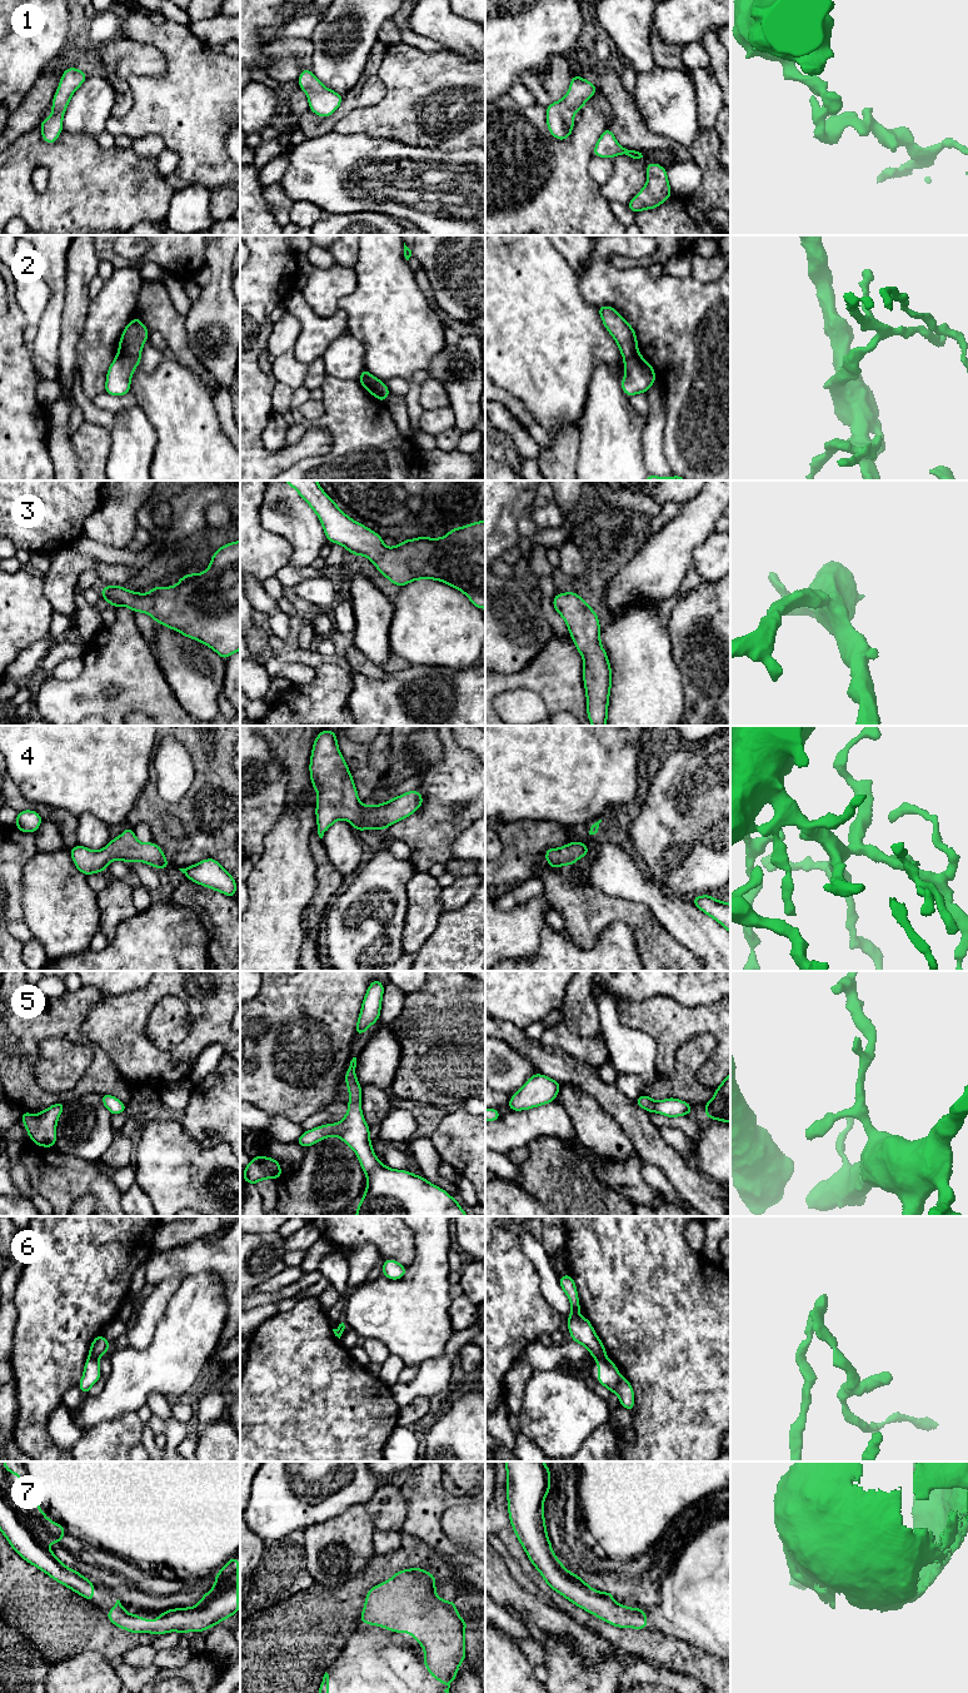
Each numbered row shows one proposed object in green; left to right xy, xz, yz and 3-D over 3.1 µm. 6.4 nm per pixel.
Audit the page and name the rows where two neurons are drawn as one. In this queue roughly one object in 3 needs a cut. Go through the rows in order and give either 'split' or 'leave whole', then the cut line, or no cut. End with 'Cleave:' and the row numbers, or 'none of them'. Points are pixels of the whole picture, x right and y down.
1: leave whole | no cut
2: split | xy (119, 353), (139, 357)
3: leave whole | no cut
4: leave whole | no cut
5: leave whole | no cut
6: split | yz (605, 1357), (597, 1359)
7: leave whole | no cut
Cleave: 2, 6

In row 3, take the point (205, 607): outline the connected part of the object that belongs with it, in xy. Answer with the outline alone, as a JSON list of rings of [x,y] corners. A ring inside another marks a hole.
[[[240,541],[220,547],[211,557],[210,566],[200,574],[190,573],[180,577],[175,587],[155,586],[149,593],[140,594],[123,588],[108,586],[100,588],[101,597],[113,607],[125,606],[133,612],[150,614],[156,623],[166,626],[179,633],[196,639],[213,648],[224,661],[240,649]]]

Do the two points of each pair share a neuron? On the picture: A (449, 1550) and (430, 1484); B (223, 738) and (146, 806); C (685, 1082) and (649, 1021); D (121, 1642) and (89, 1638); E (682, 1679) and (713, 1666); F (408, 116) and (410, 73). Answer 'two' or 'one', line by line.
A: one
B: one
C: two
D: one
E: two
F: one

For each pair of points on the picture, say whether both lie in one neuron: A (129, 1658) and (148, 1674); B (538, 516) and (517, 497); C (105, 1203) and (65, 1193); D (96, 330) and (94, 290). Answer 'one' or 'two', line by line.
A: two
B: two
C: one
D: two

